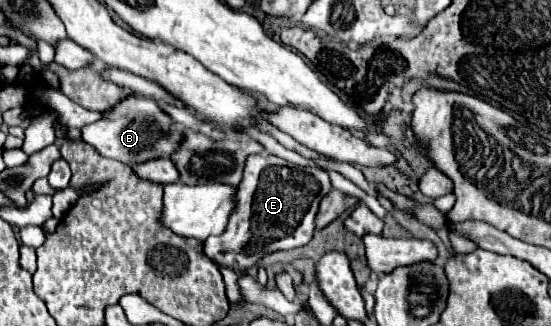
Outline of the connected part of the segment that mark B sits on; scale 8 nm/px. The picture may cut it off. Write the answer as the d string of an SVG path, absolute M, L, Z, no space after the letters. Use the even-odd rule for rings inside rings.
M132 93L126 99L118 101L112 109L102 111L100 121L84 125L82 127L82 141L92 145L102 157L110 157L110 159L116 159L116 161L126 163L126 165L140 165L140 163L146 163L146 161L152 161L158 157L170 157L182 145L184 135L180 131L170 131L170 119L154 99L146 99L144 95Z

